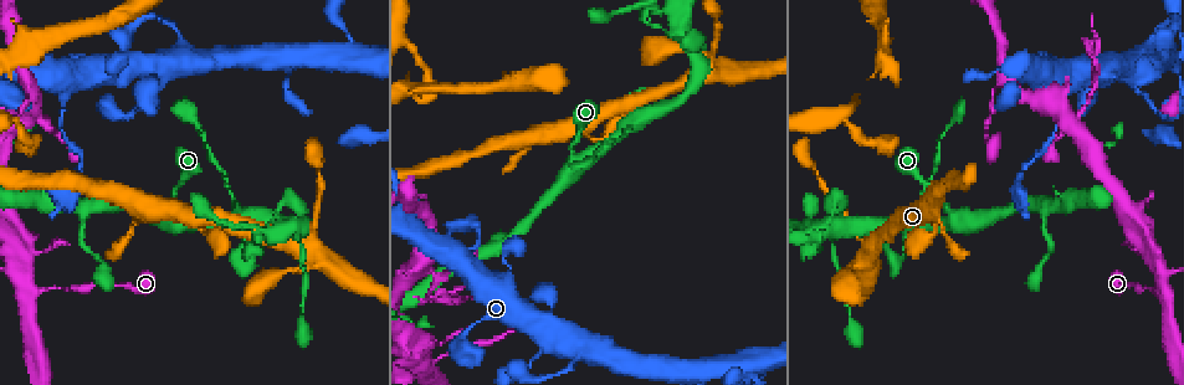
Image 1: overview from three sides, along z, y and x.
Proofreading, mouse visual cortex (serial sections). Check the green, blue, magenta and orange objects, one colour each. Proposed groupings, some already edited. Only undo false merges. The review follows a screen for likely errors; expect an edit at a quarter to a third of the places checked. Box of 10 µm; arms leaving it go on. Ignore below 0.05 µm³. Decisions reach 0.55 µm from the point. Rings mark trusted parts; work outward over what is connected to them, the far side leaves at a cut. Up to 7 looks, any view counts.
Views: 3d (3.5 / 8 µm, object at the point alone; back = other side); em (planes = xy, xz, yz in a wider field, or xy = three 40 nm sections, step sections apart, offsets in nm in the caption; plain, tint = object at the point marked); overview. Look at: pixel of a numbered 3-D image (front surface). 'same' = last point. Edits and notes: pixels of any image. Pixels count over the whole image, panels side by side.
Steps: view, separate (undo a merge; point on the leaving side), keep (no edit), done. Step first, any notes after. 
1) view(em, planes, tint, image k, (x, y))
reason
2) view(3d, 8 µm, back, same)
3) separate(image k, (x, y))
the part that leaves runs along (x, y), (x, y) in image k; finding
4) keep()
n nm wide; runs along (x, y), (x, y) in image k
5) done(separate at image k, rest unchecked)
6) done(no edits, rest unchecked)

view(3d, 3.5 µm, image 1, (638, 119))
a narrow waist

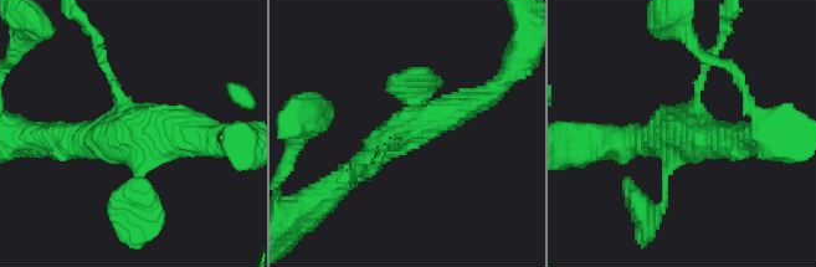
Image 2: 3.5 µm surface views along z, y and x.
view(em, planes, tint, image 2, (413, 124))
4 arms; arms of 100, 150, 350, 400 nm; now the EM

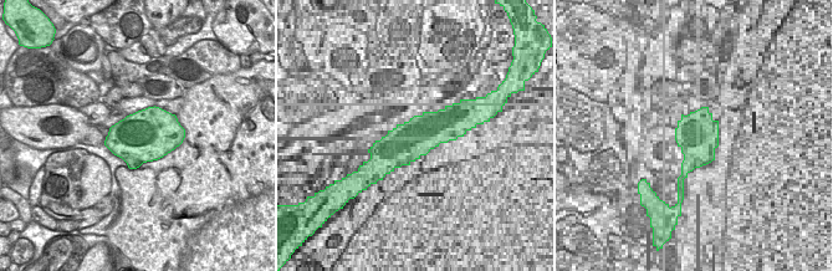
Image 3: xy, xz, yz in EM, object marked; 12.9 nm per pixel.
keep()
runs along (337, 185), (409, 128), (482, 99) in image 2; continuous, no second cell

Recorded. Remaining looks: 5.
view(3d, 3.5 µm, image 1, (812, 231))
sharp bend

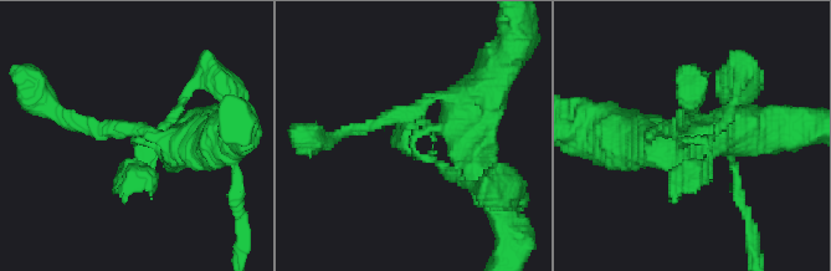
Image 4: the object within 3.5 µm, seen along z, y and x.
keep()
continuous, no second cell

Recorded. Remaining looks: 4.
view(3d, 3.5 µm, image 1, (36, 290))
arms run side by side

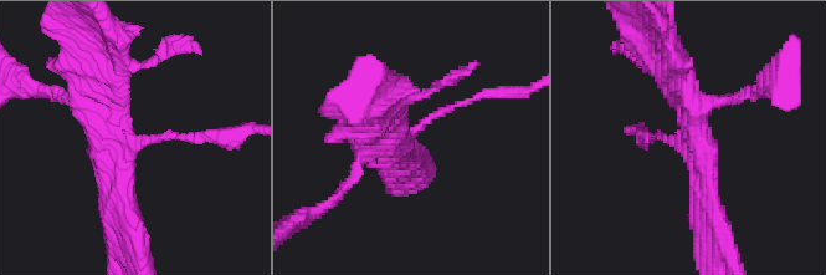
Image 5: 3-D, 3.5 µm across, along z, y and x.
view(em, xy, step 2, tint, image 5, (408, 134))
need the tissue

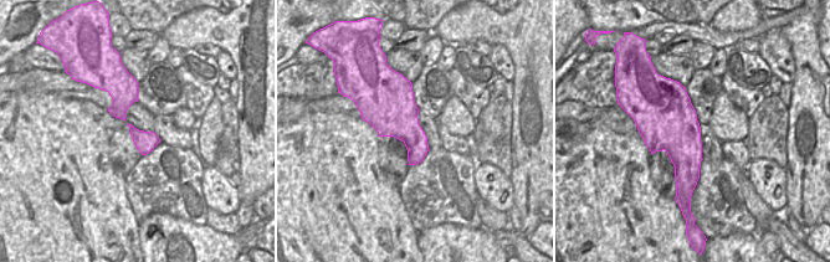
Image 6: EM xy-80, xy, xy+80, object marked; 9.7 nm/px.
keep()
420 nm wide; runs along (199, 133), (131, 141), (88, 76) in image 5; one cell here

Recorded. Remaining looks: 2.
done(no edits, rest unchecked)

